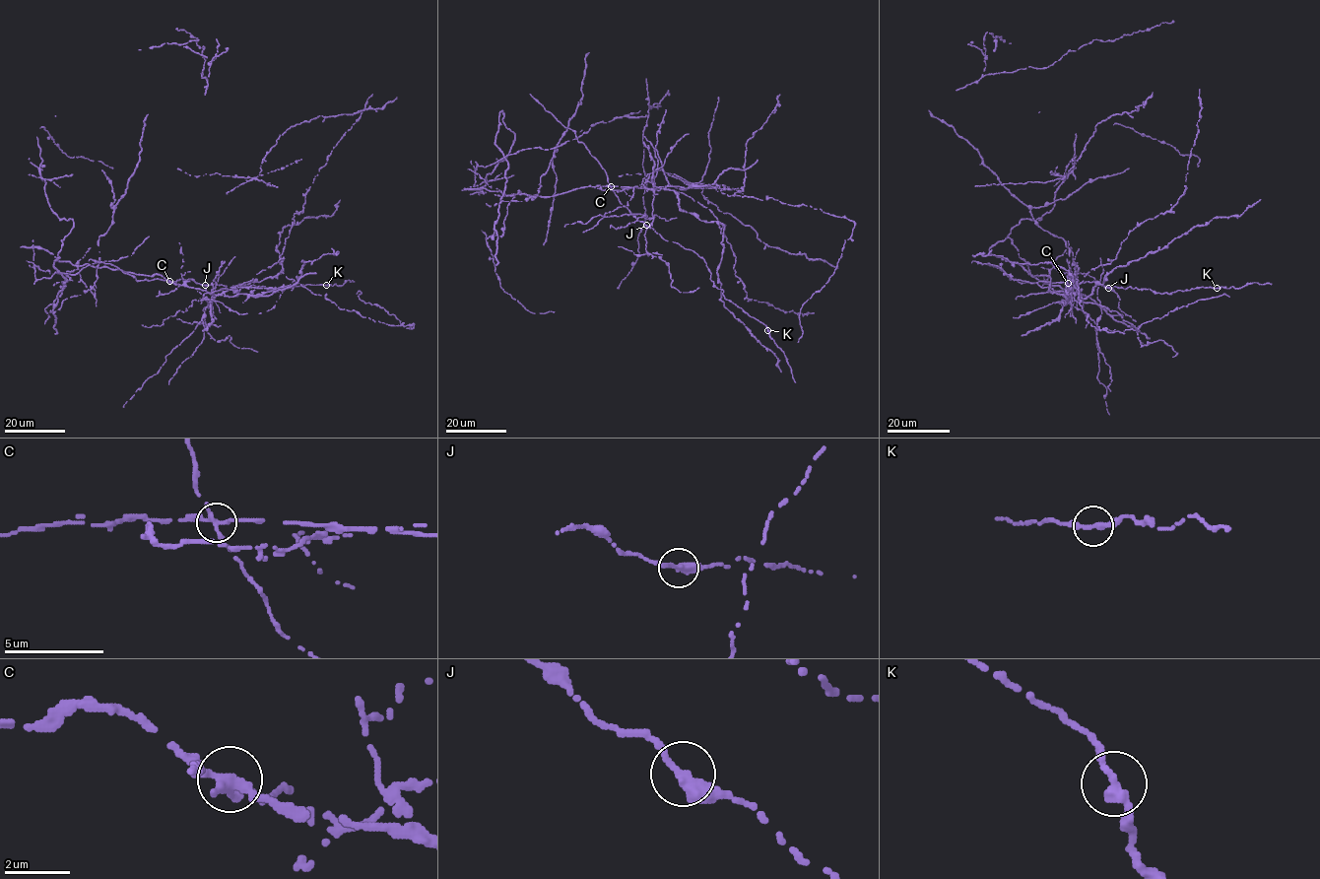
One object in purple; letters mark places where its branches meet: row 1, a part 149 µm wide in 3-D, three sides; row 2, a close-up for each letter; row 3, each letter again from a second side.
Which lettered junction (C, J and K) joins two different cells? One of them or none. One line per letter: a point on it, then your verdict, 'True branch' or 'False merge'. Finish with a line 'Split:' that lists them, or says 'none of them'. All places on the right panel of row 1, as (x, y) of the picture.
C: Place: (1068, 283). False merge
J: Place: (1108, 288). True branch
K: Place: (1217, 288). True branch
Split: C

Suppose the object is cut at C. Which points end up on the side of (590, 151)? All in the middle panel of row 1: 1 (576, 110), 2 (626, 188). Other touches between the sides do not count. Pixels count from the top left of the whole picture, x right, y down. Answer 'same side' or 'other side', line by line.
1: other side
2: other side

